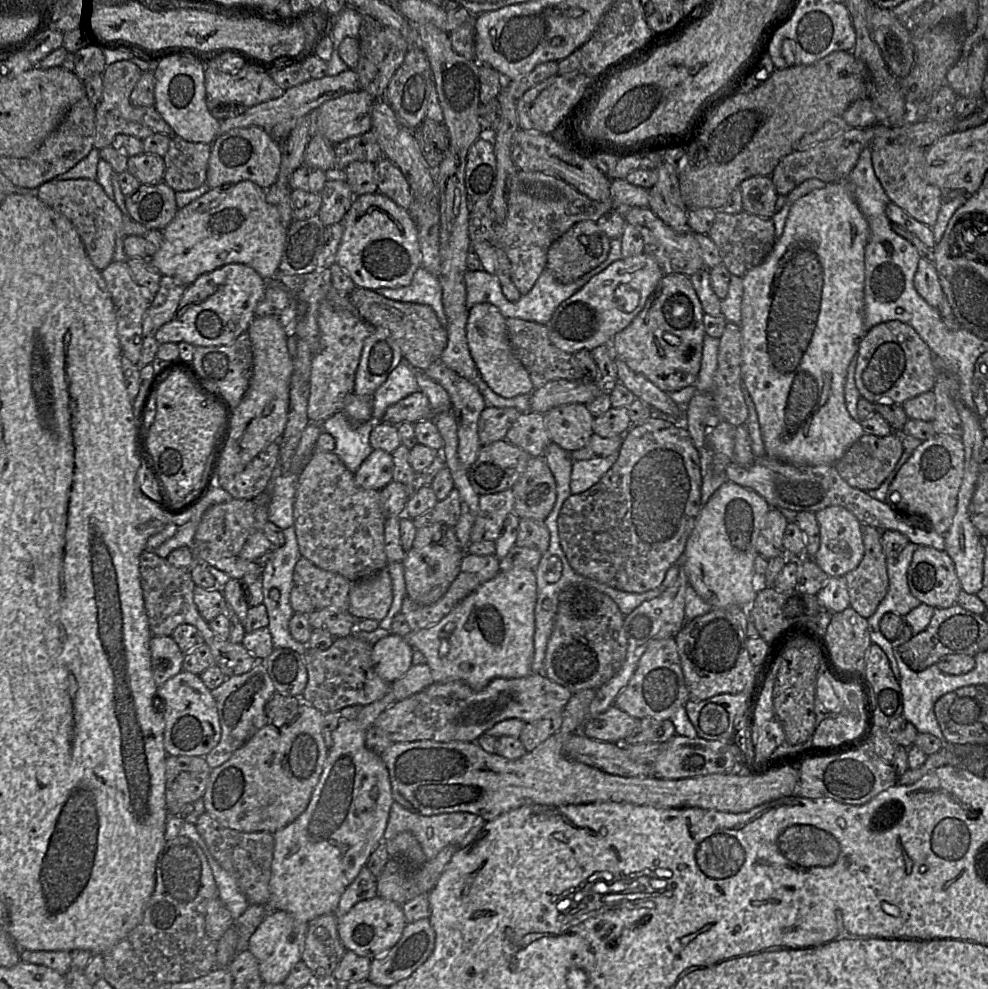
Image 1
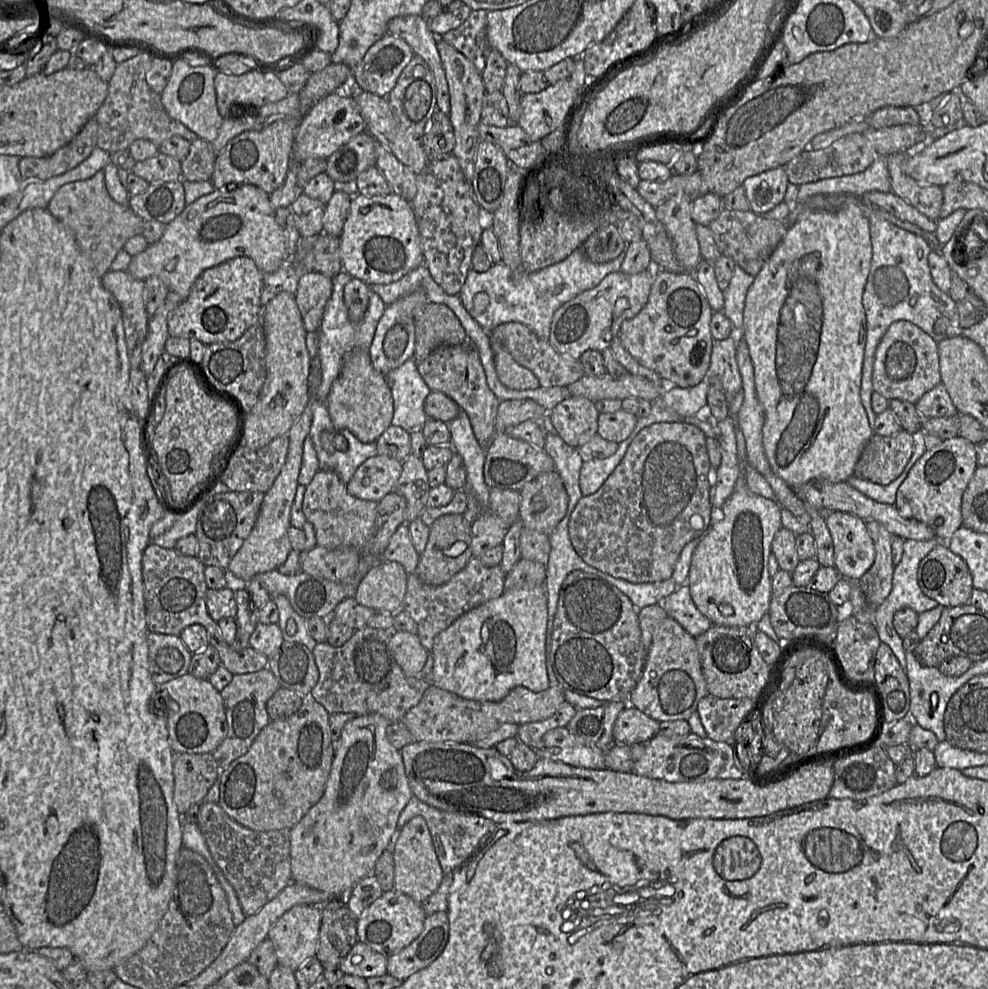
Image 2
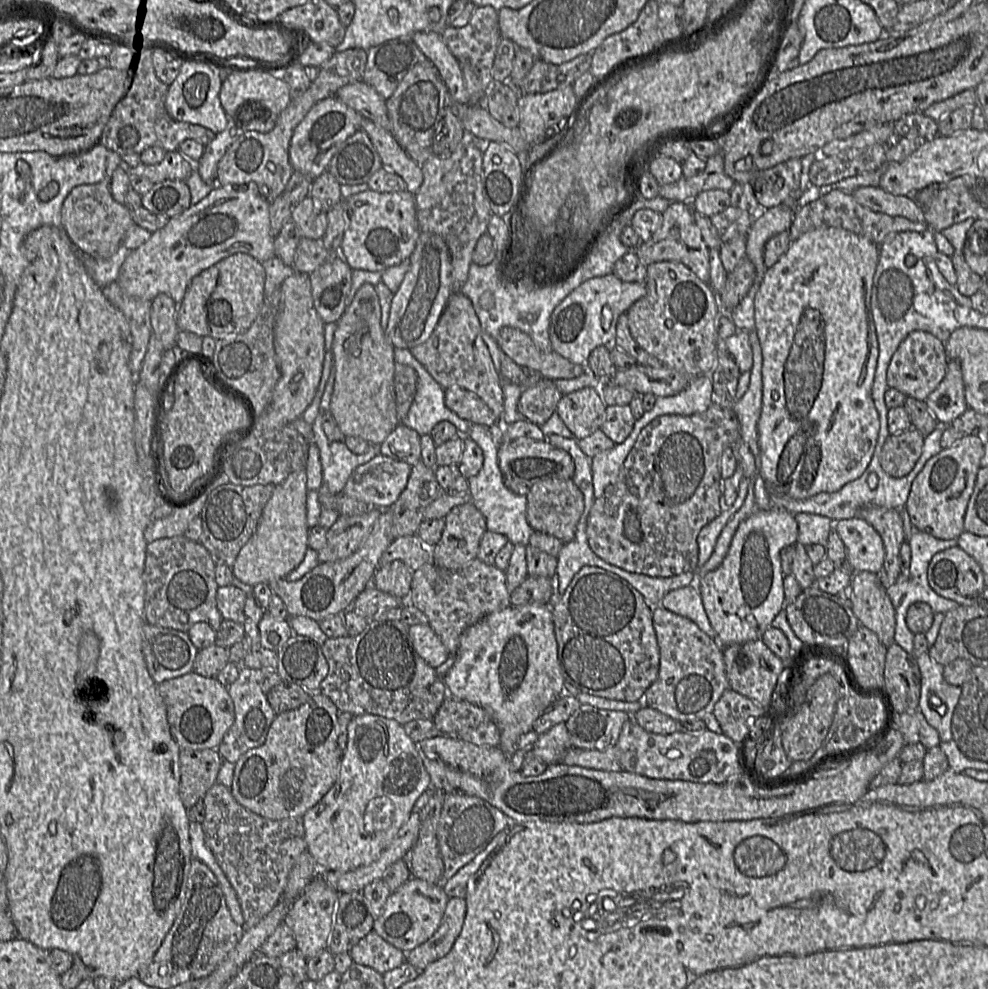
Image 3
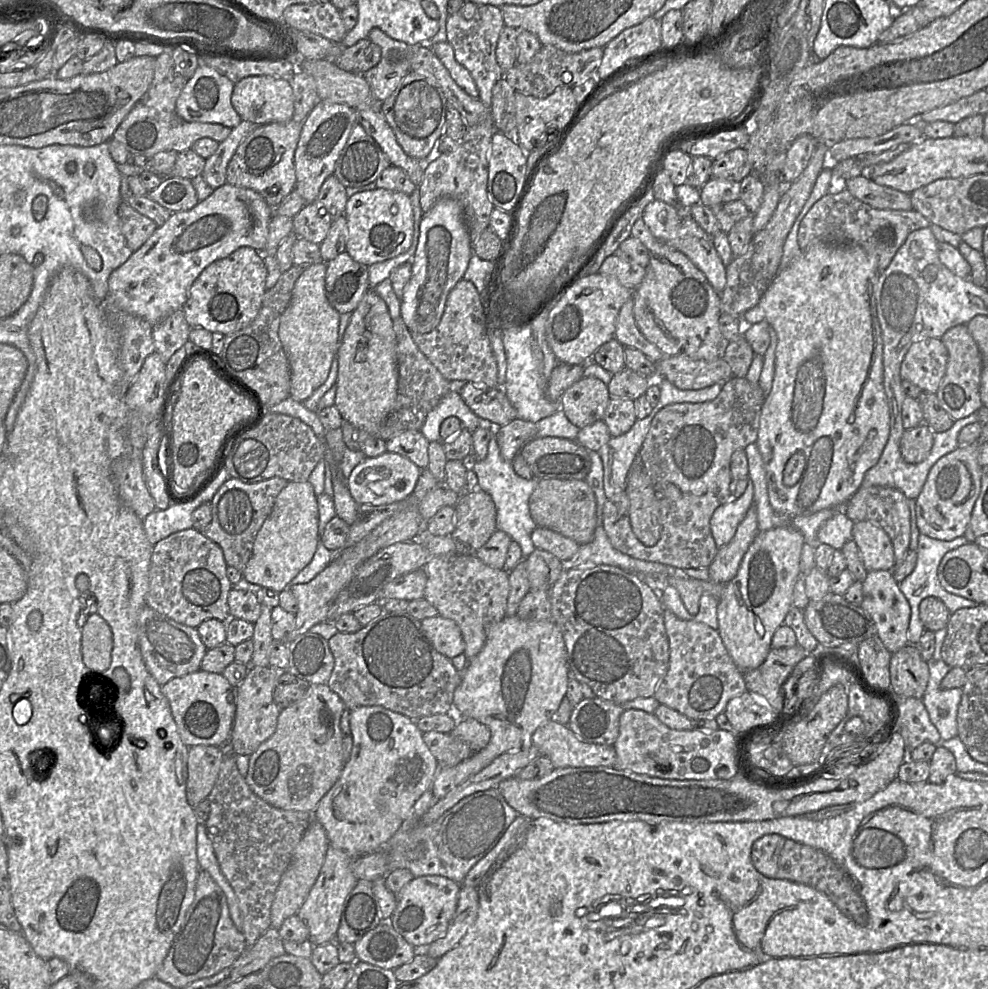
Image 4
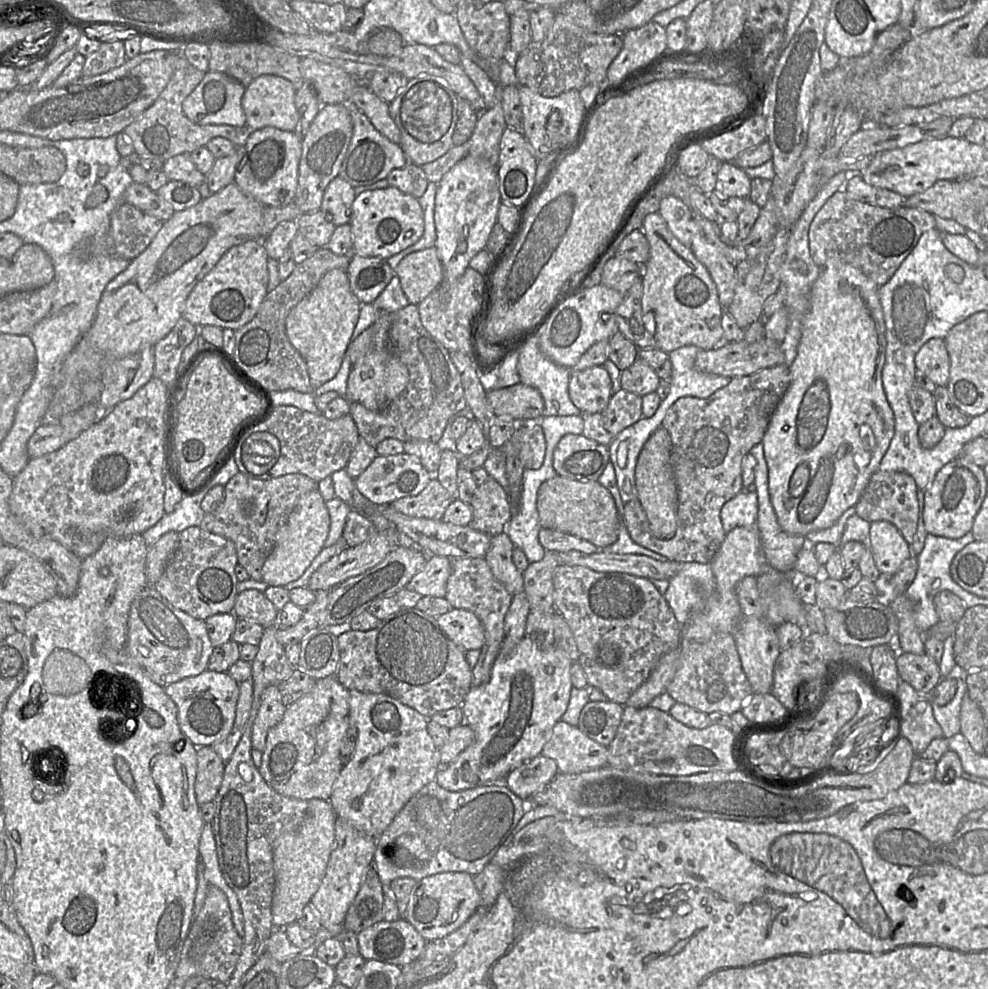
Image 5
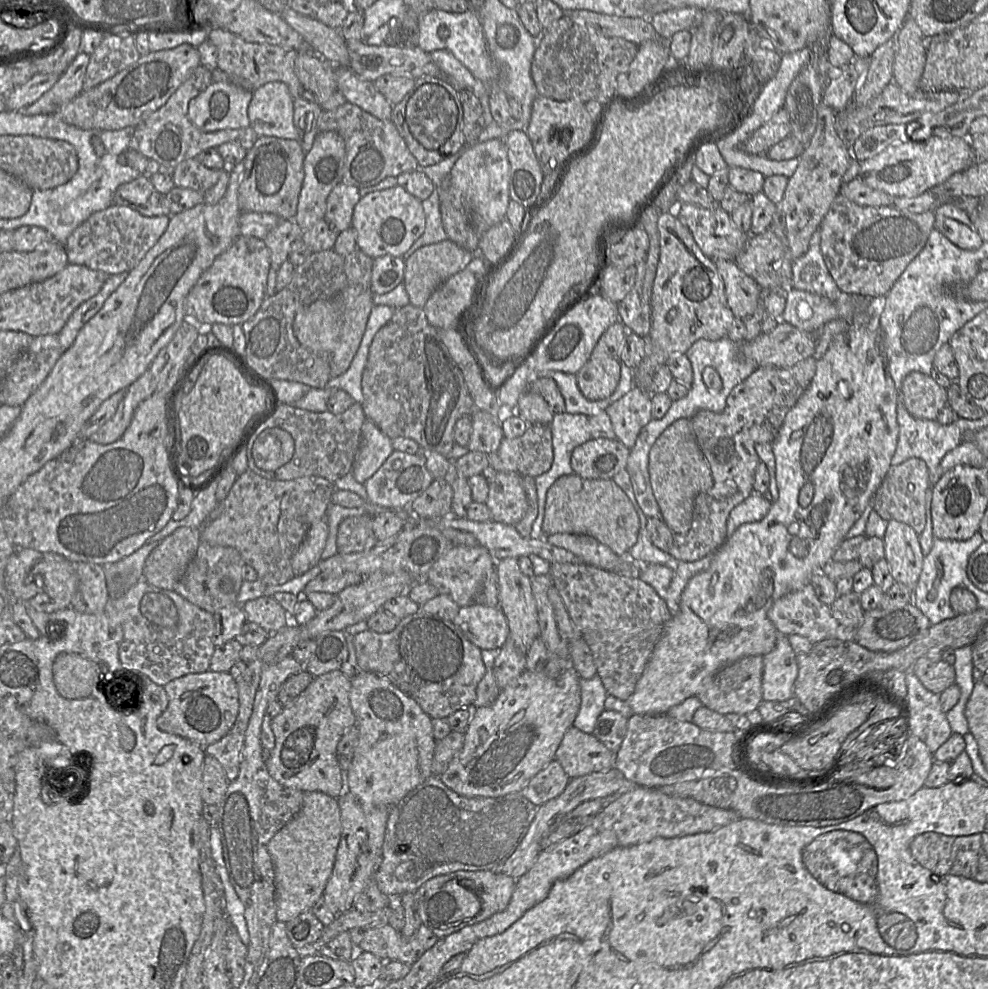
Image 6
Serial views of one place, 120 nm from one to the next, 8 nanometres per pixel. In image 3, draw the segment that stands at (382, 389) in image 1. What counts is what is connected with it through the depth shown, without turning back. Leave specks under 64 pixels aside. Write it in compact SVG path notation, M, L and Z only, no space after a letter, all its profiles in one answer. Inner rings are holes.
M395 348L394 361L413 368L417 374L415 397L401 424L422 436L430 435L431 430L438 422L448 421L457 428L460 434L466 435L471 424L446 407L444 403L445 389L413 357L410 349Z

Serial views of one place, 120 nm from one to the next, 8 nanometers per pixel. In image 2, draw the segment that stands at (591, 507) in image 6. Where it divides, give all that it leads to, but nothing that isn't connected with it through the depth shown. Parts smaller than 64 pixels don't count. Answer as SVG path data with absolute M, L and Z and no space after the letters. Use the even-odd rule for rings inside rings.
M556 470L541 473L520 490L519 518L524 527L550 536L565 517L569 496Z

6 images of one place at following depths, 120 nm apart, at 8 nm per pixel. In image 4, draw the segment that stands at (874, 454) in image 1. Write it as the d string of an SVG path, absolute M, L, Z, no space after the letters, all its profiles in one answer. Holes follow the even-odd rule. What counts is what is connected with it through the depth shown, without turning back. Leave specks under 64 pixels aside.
M925 423L905 430L899 445L903 460L908 464L923 461L933 446L934 434Z

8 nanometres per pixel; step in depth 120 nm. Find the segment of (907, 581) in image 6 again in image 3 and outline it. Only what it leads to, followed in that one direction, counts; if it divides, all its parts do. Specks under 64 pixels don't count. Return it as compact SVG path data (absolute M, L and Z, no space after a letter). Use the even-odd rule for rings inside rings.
M860 517L834 522L834 530L845 545L853 570L878 573L883 566L885 550L877 531Z

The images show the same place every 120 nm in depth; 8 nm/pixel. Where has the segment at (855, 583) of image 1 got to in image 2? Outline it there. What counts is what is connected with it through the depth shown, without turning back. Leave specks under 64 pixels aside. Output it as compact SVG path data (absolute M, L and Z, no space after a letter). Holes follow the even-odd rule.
M875 520L866 521L866 527L875 547L875 560L858 583L867 604L876 609L892 590L895 568L891 546L893 535Z

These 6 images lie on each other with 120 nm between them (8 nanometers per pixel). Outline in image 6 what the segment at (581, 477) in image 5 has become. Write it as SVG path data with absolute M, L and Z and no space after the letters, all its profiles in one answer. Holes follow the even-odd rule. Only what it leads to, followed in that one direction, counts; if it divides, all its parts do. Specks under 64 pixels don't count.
M591 438L571 454L572 474L586 479L612 479L625 469L630 454L618 439Z

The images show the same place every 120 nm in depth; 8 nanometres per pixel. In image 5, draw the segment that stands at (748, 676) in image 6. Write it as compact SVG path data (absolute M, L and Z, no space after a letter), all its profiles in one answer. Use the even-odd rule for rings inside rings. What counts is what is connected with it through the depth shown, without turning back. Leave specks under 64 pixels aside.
M718 633L706 642L680 641L679 667L666 693L677 703L686 704L706 714L722 712L732 715L741 710L753 689L742 669L731 633Z

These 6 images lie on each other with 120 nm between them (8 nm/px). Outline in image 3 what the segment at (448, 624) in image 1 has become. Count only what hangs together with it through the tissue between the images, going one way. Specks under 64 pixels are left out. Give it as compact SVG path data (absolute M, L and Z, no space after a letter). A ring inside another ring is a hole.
M549 604L510 605L467 628L460 636L453 666L443 676L448 696L466 700L485 709L500 730L498 747L510 754L522 734L549 710L564 692L565 680L558 661L558 645Z

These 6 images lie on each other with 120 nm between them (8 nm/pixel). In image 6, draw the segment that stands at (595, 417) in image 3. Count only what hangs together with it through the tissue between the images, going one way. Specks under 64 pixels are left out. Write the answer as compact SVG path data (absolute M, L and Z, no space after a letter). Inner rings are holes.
M592 354L576 373L577 384L589 400L598 401L610 397L616 390L621 372L621 362L608 354Z

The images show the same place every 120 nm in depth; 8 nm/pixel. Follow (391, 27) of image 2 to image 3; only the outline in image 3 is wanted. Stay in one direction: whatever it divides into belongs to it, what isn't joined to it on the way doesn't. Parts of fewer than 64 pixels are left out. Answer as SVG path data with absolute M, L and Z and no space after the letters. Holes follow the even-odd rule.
M432 30L419 31L411 36L411 40L438 69L452 98L459 103L468 103L459 61L452 55L441 34Z

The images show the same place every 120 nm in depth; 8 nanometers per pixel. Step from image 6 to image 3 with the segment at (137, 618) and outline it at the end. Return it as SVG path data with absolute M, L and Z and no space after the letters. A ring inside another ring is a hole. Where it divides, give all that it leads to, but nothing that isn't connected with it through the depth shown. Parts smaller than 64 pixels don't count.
M147 623L143 627L142 650L156 684L192 672L198 654L188 633Z

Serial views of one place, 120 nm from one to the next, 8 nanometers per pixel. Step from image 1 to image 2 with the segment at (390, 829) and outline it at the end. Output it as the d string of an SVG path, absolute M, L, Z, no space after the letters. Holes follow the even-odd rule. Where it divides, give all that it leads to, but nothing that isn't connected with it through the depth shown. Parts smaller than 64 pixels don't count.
M413 795L399 816L397 831L399 832L416 816L423 817L427 823L437 859L445 875L453 874L457 868L463 865L497 825L492 820L480 815L460 814L436 809Z

